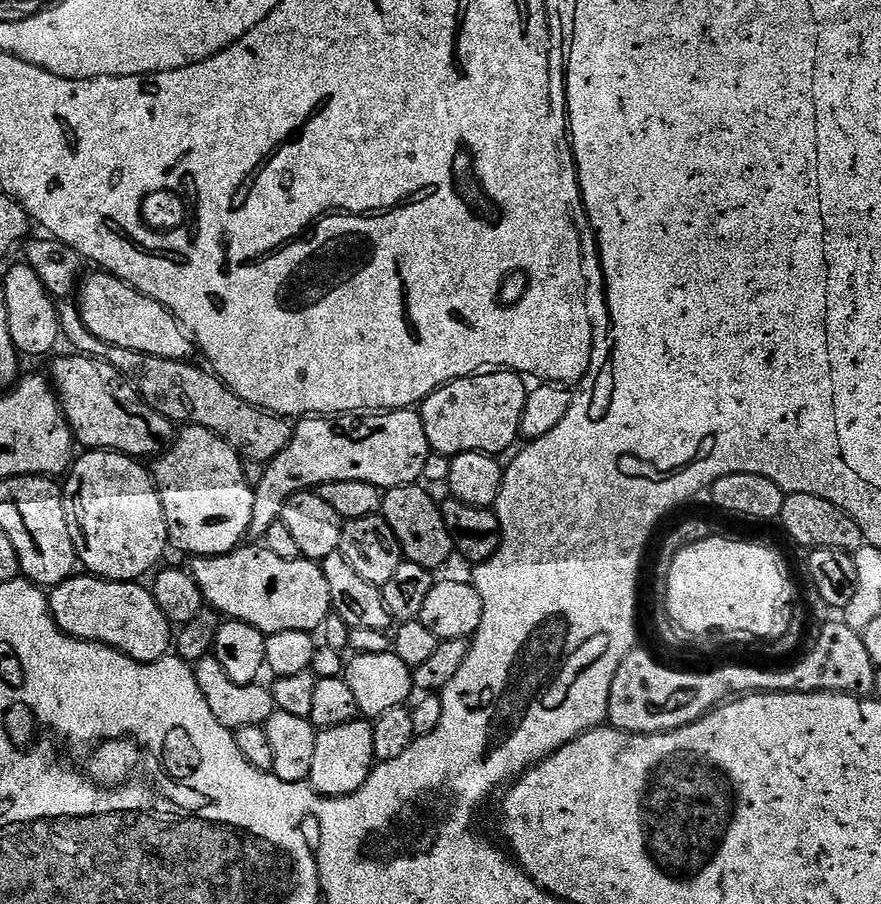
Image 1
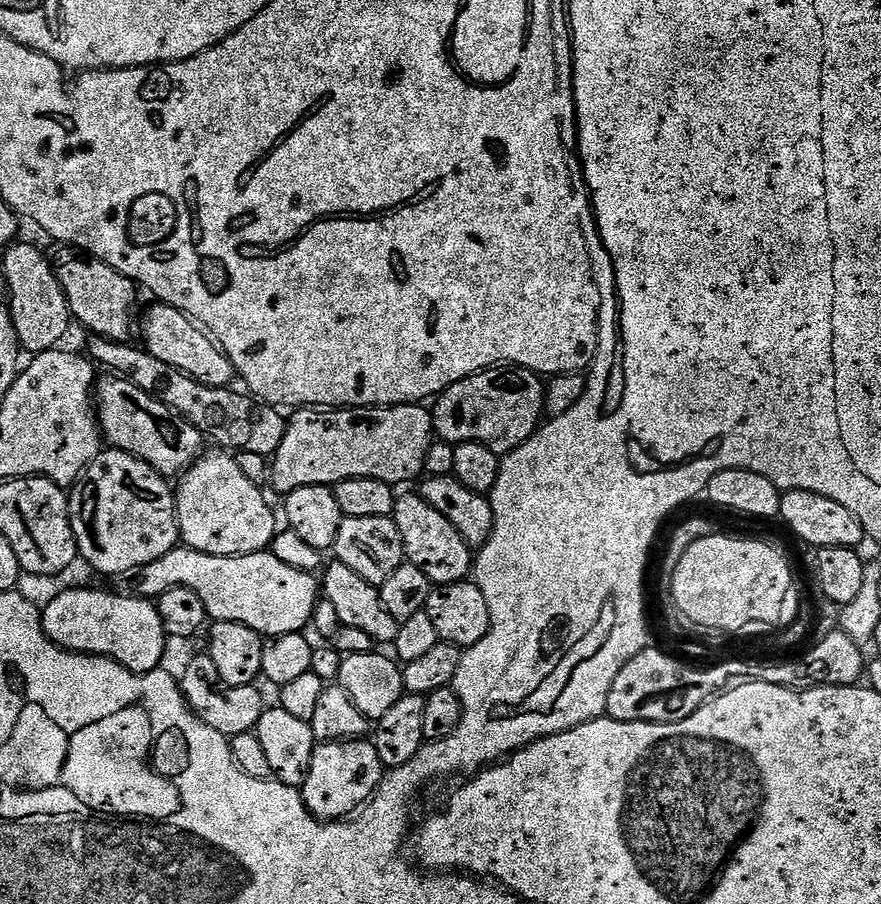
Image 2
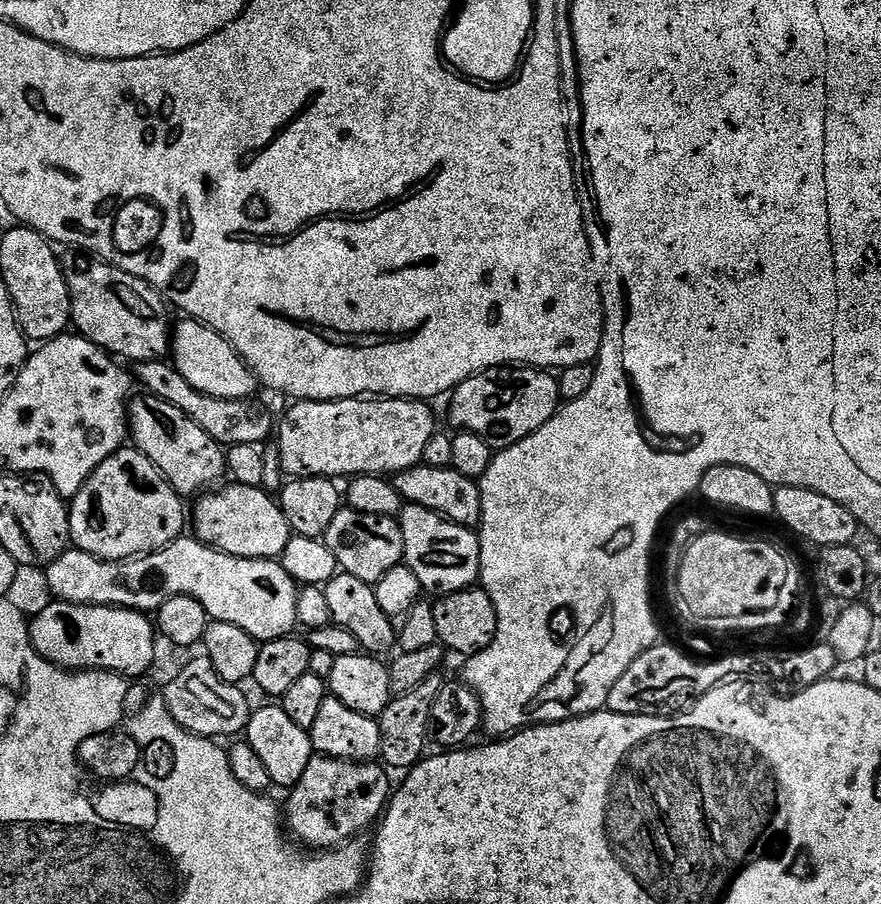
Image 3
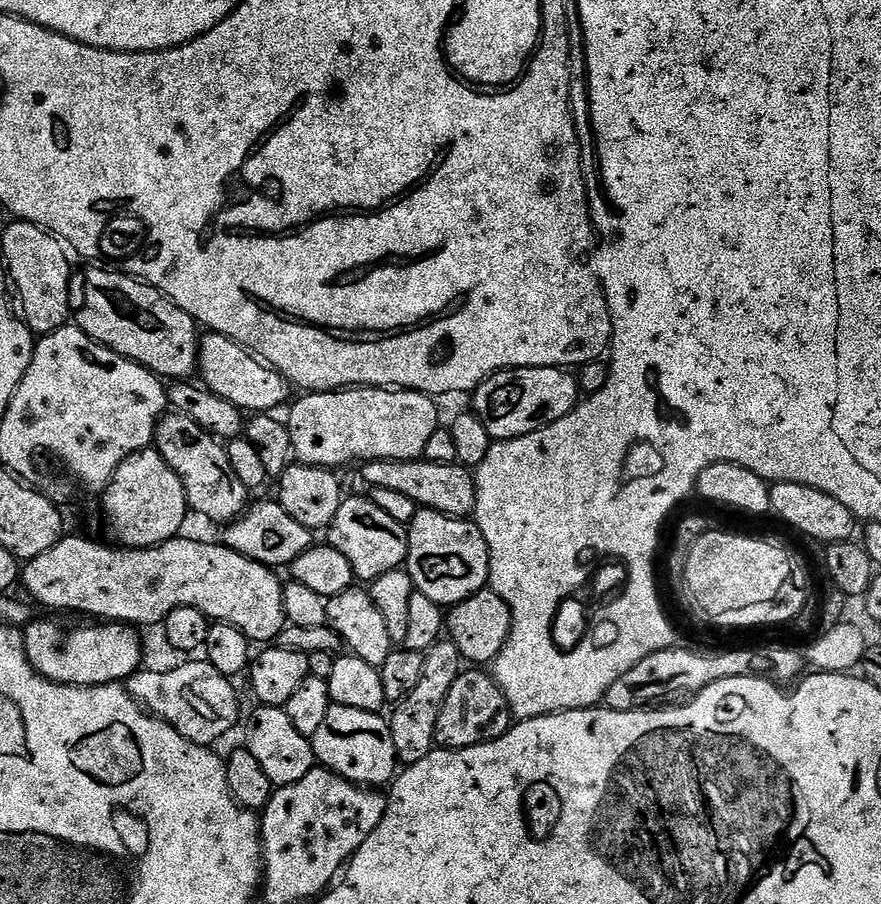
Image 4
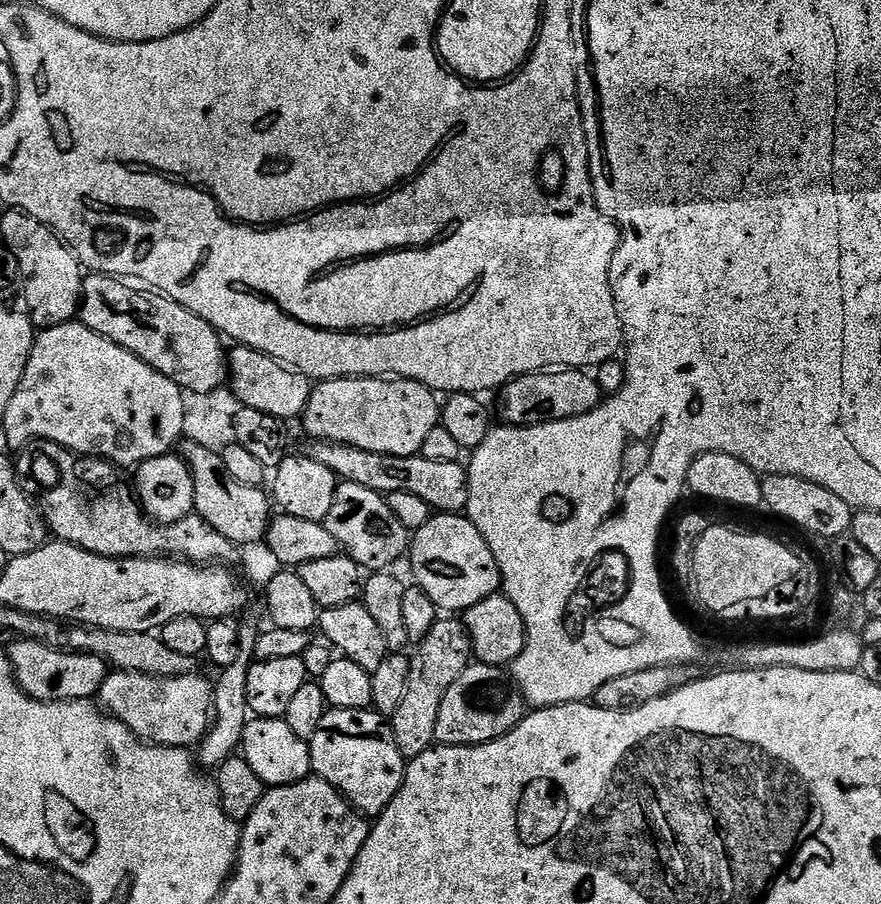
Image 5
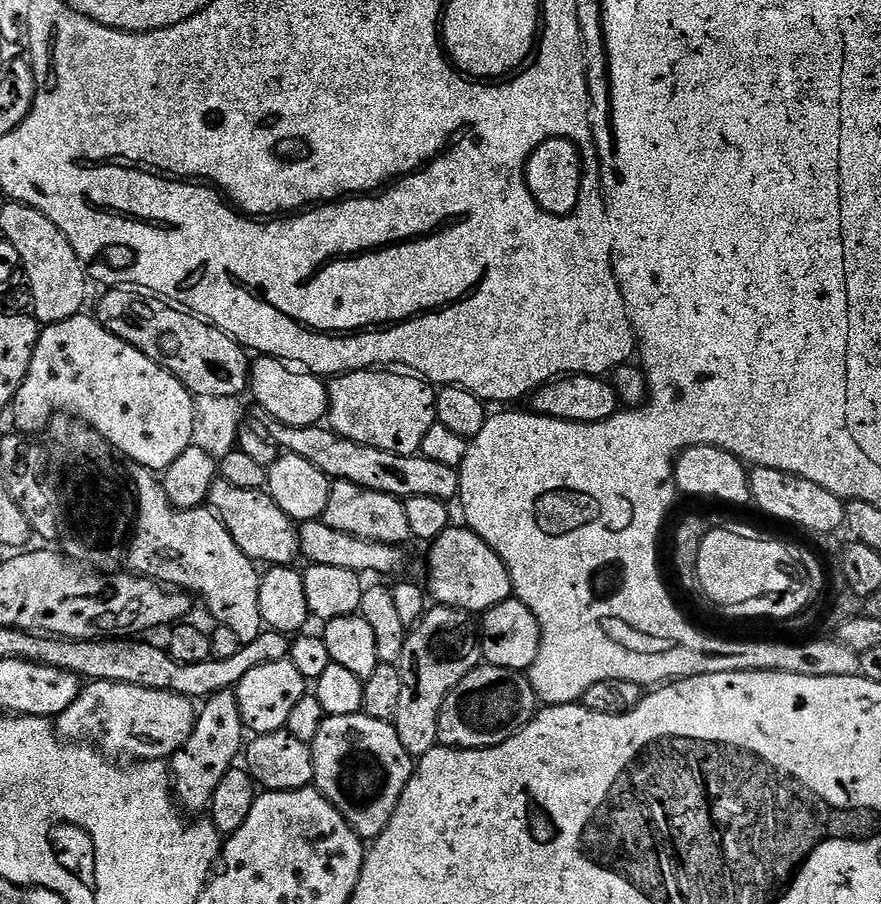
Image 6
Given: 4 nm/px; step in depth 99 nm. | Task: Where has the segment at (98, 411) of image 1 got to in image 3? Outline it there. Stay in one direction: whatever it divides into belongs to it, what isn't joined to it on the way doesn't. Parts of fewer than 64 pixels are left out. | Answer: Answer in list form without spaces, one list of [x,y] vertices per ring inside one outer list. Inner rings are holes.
[[[151,394],[145,397],[145,400],[133,399],[130,404],[131,443],[158,466],[158,470],[181,497],[195,497],[219,485],[219,480],[226,476],[228,466],[225,445],[219,444],[213,436],[206,434],[206,430],[202,430],[198,422],[194,422],[173,404]]]

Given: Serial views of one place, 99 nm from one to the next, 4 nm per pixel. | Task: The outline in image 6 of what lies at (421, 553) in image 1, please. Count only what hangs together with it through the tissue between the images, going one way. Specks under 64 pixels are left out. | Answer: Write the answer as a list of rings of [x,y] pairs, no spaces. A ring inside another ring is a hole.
[[[449,526],[431,541],[426,592],[437,605],[459,608],[469,614],[483,614],[498,606],[498,602],[513,599],[512,579],[502,558],[490,550],[485,540],[478,538],[478,534],[471,532],[467,526],[459,527]]]

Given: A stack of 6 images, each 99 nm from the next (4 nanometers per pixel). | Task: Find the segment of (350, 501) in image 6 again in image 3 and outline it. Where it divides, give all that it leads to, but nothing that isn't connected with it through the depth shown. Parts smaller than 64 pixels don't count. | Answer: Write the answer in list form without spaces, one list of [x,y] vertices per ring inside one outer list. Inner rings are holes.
[[[341,506],[322,539],[330,546],[330,550],[334,550],[334,556],[338,558],[343,571],[354,574],[354,578],[362,578],[362,582],[373,586],[386,578],[394,566],[404,563],[404,539],[400,521],[391,516],[362,514],[353,508]]]

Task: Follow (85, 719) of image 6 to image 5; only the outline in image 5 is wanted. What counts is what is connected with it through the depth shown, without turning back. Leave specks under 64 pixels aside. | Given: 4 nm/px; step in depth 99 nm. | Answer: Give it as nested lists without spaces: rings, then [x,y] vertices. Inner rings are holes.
[[[112,670],[102,682],[98,700],[103,711],[121,720],[138,739],[166,748],[191,749],[199,745],[212,723],[214,684],[211,679],[200,675],[147,676]]]

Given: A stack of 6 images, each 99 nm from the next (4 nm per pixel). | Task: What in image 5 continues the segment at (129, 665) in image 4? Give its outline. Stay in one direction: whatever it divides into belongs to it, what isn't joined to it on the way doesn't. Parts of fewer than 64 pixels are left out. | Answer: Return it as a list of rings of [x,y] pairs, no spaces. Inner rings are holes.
[[[15,640],[14,643],[7,645],[6,651],[18,686],[35,700],[91,701],[99,693],[102,682],[110,671],[109,665],[105,664],[102,658],[81,652],[60,652],[37,640]]]

